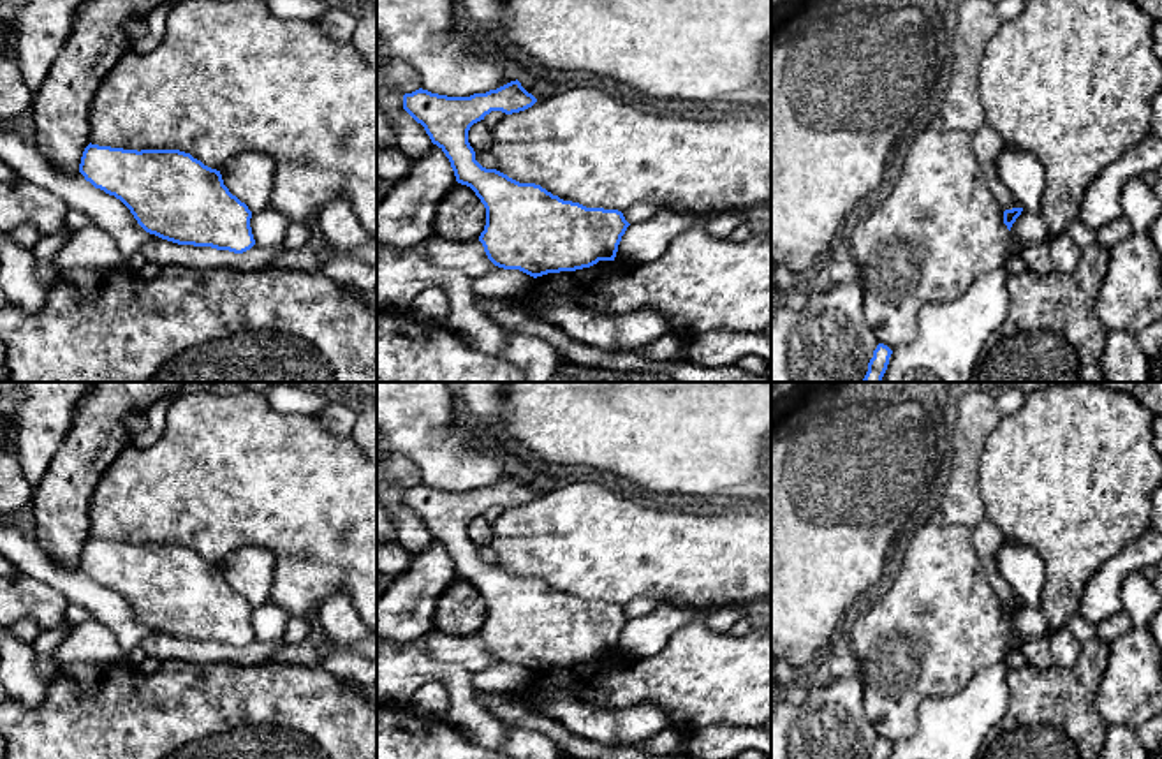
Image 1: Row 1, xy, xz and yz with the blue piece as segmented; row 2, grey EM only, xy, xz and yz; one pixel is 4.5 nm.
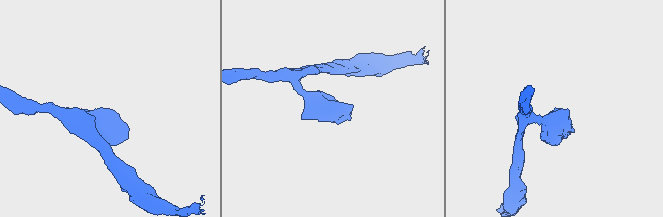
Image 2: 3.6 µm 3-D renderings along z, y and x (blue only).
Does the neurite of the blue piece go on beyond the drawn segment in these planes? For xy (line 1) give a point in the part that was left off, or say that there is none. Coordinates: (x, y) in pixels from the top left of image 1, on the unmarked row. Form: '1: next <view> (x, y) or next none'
1: next none

